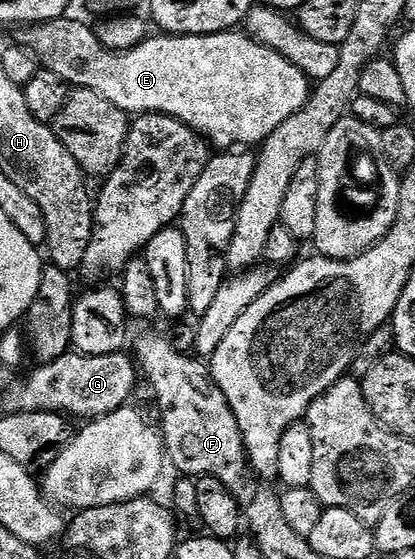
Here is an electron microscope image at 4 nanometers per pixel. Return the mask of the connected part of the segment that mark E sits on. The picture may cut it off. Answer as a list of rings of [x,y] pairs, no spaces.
[[[68,20],[44,21],[25,28],[21,32],[24,34],[18,38],[19,44],[33,53],[43,68],[54,71],[54,75],[67,81],[69,86],[94,91],[102,95],[106,103],[114,103],[114,107],[129,115],[170,115],[186,123],[217,150],[232,151],[237,147],[259,146],[271,133],[278,131],[290,115],[302,111],[308,102],[310,82],[307,75],[298,71],[290,59],[258,44],[243,32],[211,33],[205,37],[149,35],[133,49],[110,50],[99,41],[91,24],[88,26],[80,21]]]

